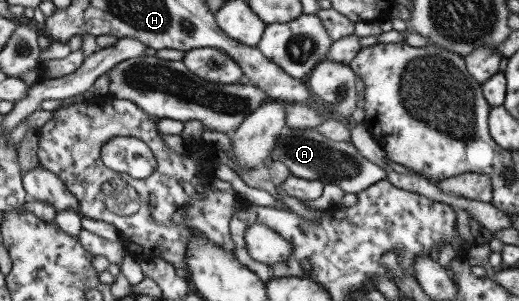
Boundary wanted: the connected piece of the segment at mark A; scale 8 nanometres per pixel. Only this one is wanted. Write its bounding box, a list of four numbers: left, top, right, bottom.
[270,128,387,194]

